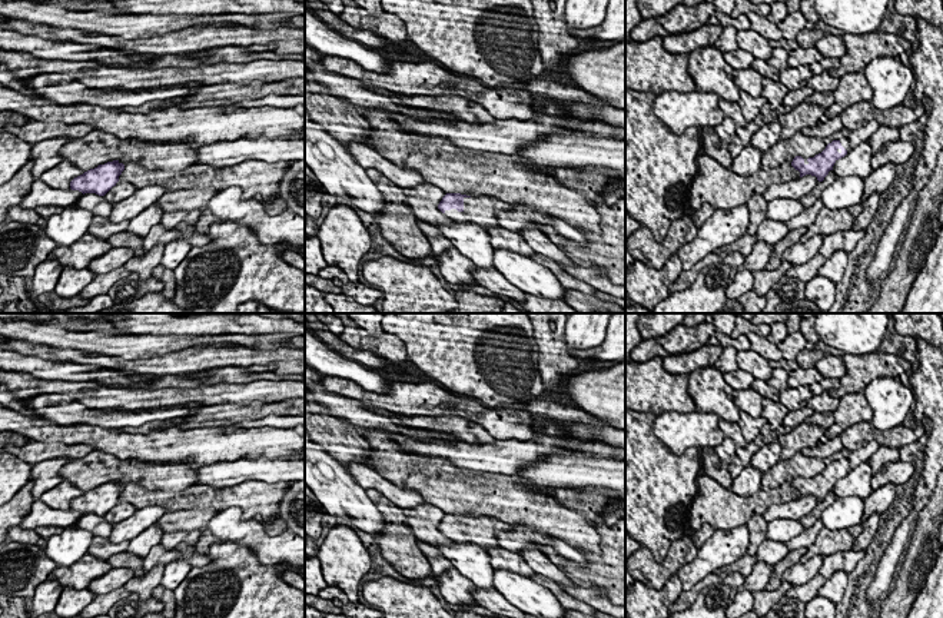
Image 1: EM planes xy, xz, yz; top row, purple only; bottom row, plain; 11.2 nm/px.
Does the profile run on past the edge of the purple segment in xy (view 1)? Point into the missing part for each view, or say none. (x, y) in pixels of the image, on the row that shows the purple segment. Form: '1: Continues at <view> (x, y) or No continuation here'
1: No continuation here

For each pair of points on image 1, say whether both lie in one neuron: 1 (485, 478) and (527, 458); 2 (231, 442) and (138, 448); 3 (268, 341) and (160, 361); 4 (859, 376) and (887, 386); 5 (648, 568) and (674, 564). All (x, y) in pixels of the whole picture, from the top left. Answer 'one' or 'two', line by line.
1: two
2: one
3: two
4: two
5: one

